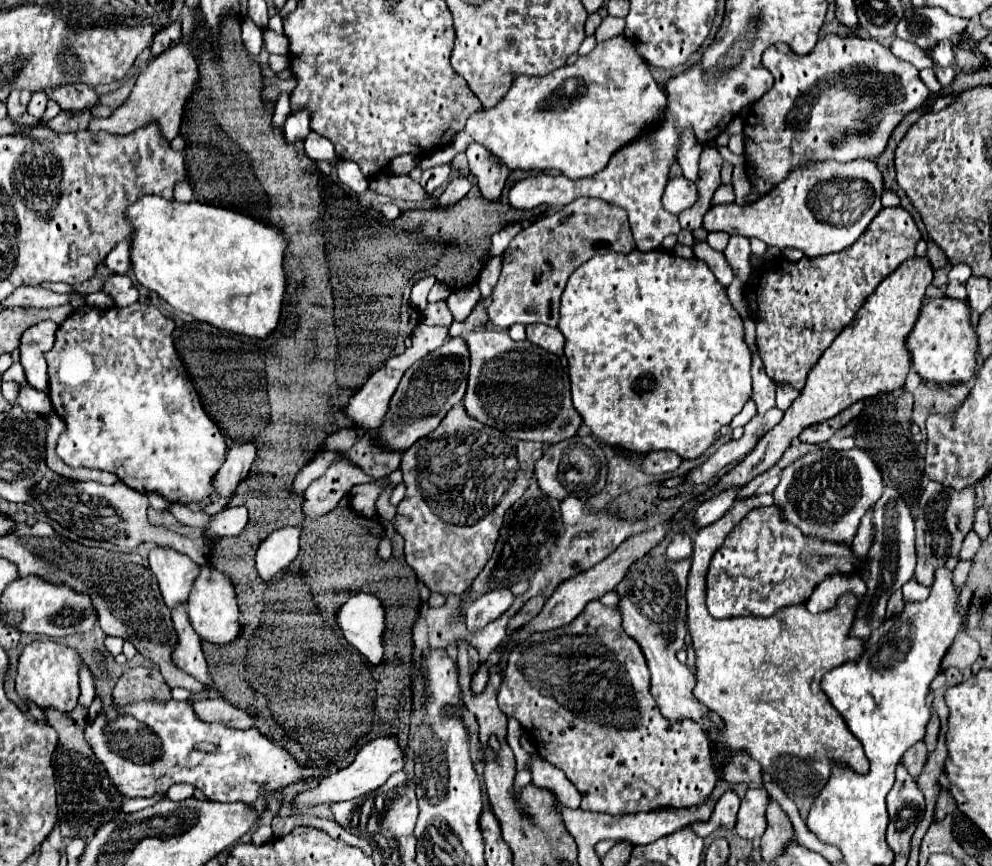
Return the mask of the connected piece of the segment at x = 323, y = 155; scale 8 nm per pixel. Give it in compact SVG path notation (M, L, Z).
M310 132L308 138L304 140L304 150L306 150L306 156L310 156L310 160L326 160L332 166L332 170L336 170L338 162L336 162L334 146L324 136Z

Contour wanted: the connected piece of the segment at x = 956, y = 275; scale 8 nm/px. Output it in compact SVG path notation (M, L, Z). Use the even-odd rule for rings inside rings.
M956 264L956 266L950 270L950 274L948 274L950 280L958 280L958 282L966 282L970 276L972 276L972 270L970 270L966 264Z

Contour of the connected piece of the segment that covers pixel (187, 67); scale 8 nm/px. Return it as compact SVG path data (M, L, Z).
M174 44L160 56L156 56L138 76L128 100L116 108L108 118L94 118L90 122L90 130L106 130L110 134L128 134L134 132L152 120L158 120L162 134L172 140L180 132L182 116L184 116L184 102L188 102L188 96L196 92L196 80L200 78L198 74L198 62L194 56L194 50L188 44Z

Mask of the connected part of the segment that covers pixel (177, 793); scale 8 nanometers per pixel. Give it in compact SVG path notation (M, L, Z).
M174 784L168 790L168 798L172 798L172 800L186 800L186 798L192 796L192 792L194 792L194 786L190 786L190 784Z

